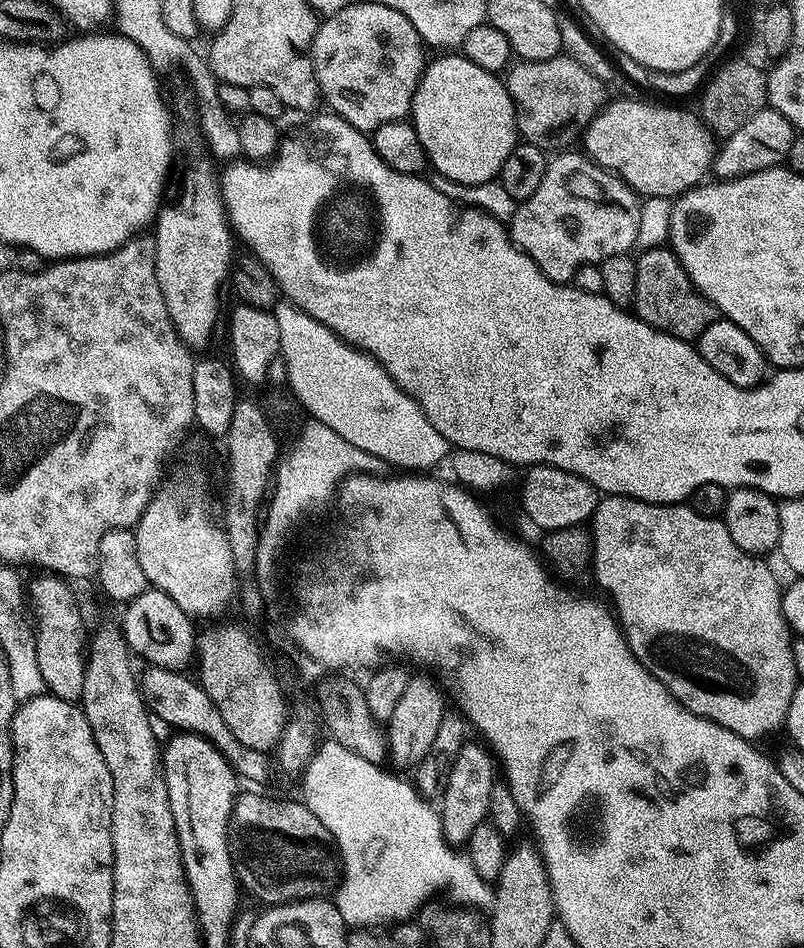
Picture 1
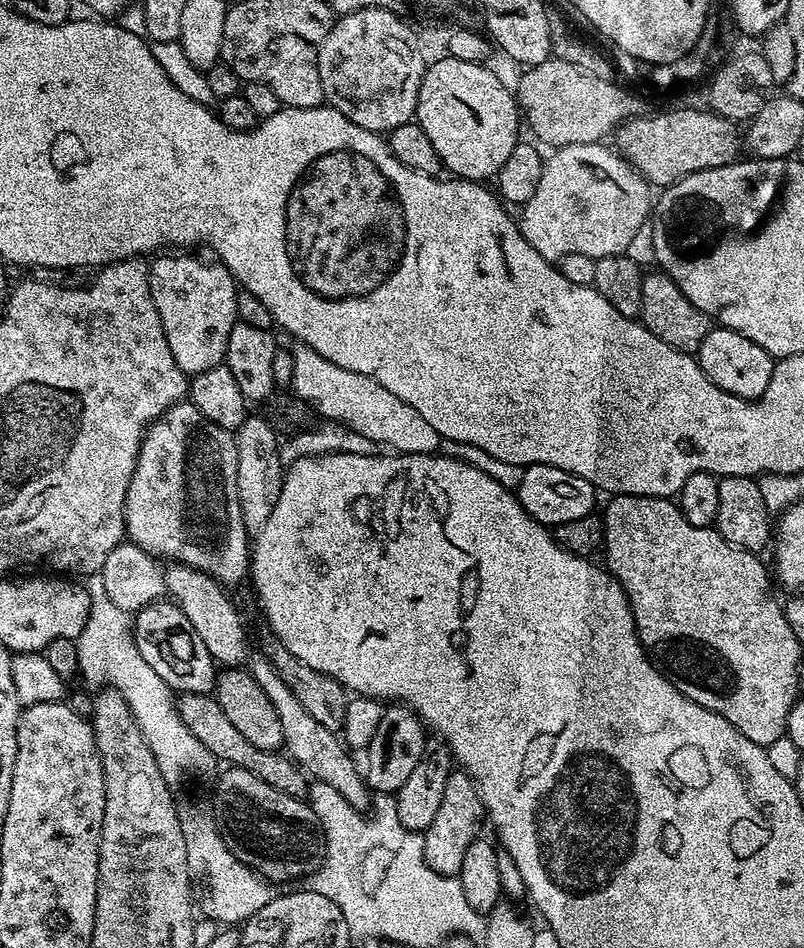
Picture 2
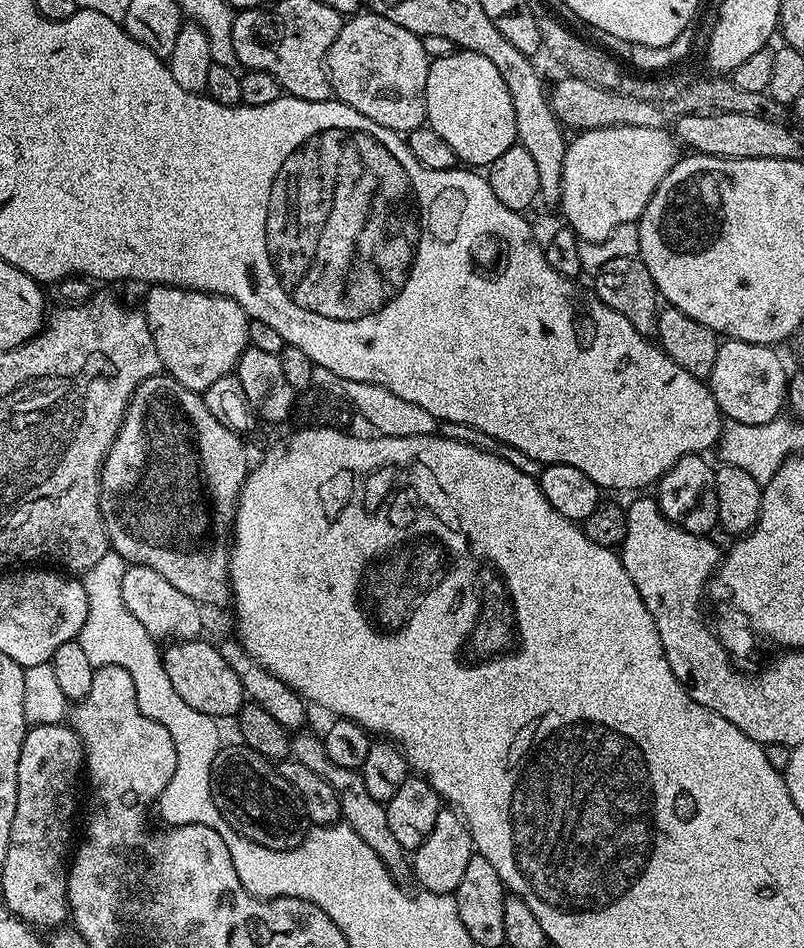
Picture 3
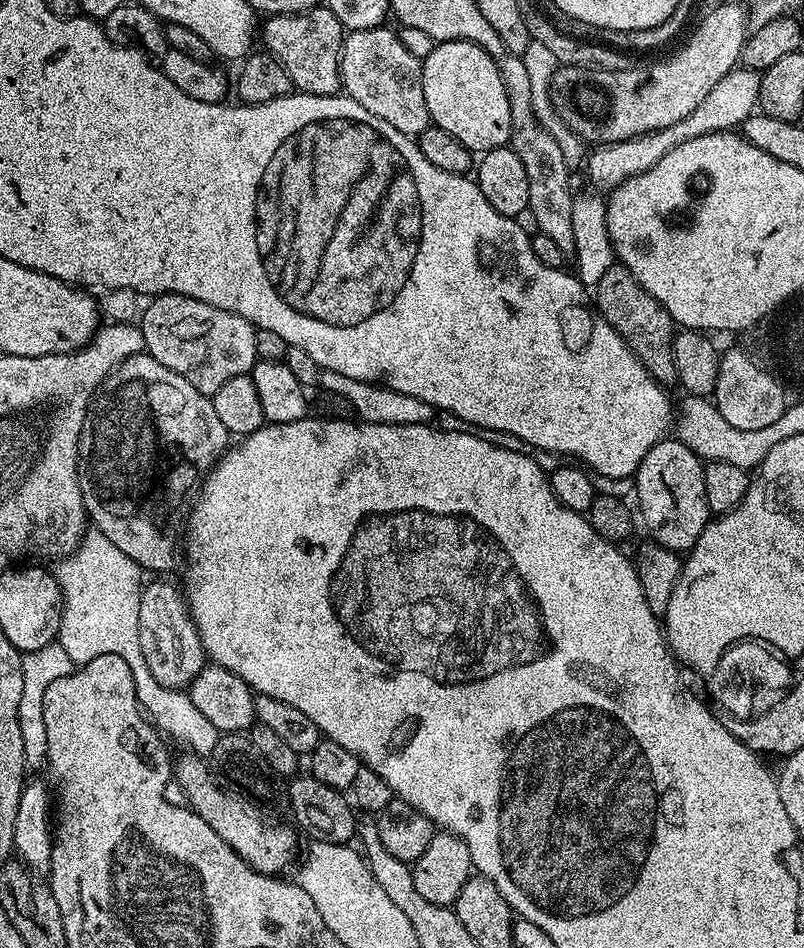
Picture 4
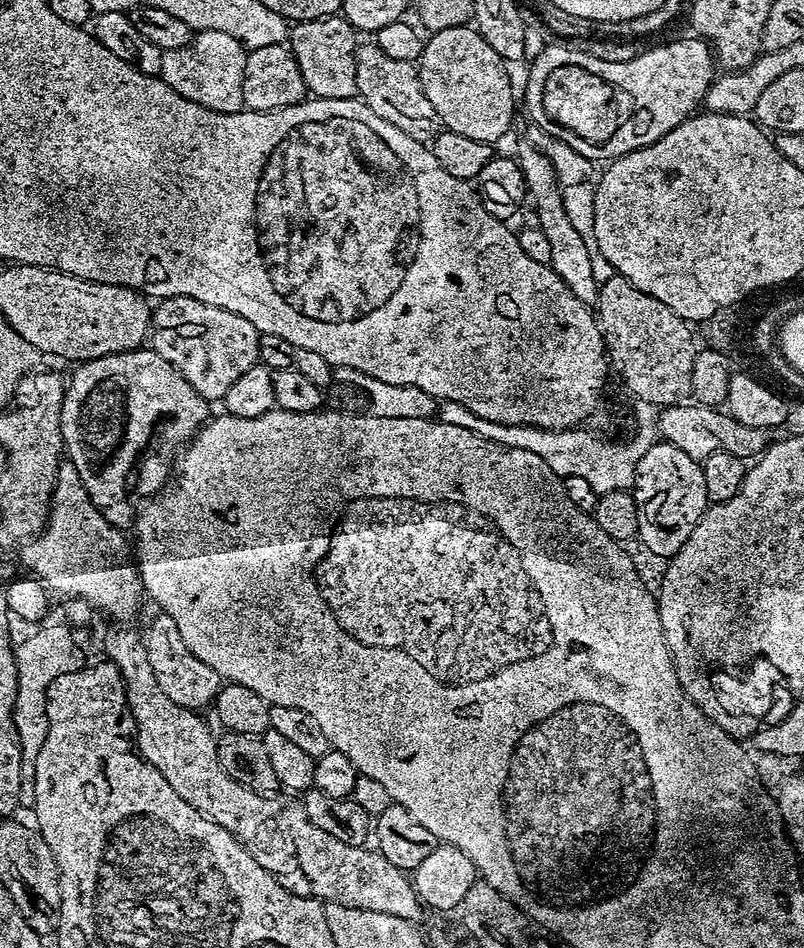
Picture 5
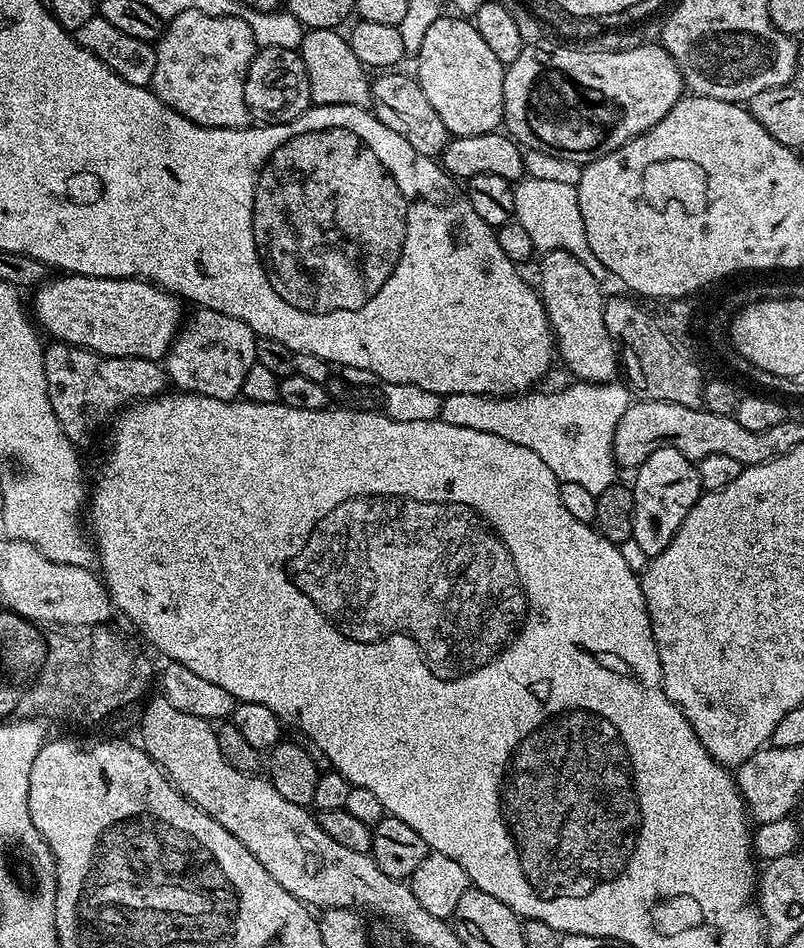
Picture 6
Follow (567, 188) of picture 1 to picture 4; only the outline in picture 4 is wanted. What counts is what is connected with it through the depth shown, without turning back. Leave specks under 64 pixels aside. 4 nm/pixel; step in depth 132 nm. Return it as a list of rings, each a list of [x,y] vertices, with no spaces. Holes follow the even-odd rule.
[[[737,66],[682,118],[682,122],[674,122],[674,126],[666,126],[666,130],[657,132],[647,132],[641,136],[635,136],[622,142],[613,144],[601,144],[593,147],[586,156],[586,167],[588,166],[588,176],[600,188],[611,190],[616,188],[626,178],[636,176],[639,172],[645,172],[658,162],[674,146],[682,142],[688,142],[690,138],[700,138],[702,134],[712,134],[714,132],[730,132],[739,129],[749,116],[757,111],[760,99],[760,72]]]

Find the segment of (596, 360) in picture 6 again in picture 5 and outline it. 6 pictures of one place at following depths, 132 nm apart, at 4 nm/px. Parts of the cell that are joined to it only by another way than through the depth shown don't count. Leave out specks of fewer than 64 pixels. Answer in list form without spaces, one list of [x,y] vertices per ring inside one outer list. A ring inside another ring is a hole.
[[[525,142],[520,148],[518,163],[524,175],[524,187],[530,193],[530,204],[532,200],[536,207],[535,223],[542,230],[542,234],[550,238],[550,266],[554,274],[572,291],[574,298],[581,300],[584,305],[595,305],[596,297],[600,295],[600,285],[594,278],[594,266],[590,266],[590,253],[566,215],[562,187],[555,178],[549,158],[536,146]]]

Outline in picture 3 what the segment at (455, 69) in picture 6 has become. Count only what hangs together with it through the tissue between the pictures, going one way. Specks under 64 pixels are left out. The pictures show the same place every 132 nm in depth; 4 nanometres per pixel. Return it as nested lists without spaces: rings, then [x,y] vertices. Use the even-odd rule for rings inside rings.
[[[453,50],[448,56],[432,60],[426,78],[426,123],[450,145],[457,161],[468,166],[487,166],[517,143],[514,102],[502,82],[494,62],[480,52]]]

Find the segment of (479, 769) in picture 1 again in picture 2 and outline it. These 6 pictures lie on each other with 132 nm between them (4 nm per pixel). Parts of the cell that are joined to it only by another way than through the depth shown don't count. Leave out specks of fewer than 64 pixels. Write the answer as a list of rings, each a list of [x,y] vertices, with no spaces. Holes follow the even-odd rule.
[[[453,770],[446,778],[446,791],[442,793],[442,802],[438,806],[438,815],[434,822],[422,833],[424,838],[424,857],[434,870],[443,876],[459,877],[462,870],[462,857],[470,842],[474,842],[480,835],[480,823],[483,825],[486,813],[482,806],[482,798],[469,778],[468,773],[463,770]]]

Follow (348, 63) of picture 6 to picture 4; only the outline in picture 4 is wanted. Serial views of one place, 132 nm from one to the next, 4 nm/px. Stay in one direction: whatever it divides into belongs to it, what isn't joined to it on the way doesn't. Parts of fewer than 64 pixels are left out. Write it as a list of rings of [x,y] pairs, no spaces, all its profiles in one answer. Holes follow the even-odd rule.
[[[317,6],[309,12],[272,14],[262,24],[263,47],[290,74],[292,87],[306,96],[334,96],[341,91],[340,51],[346,30],[327,6]]]

